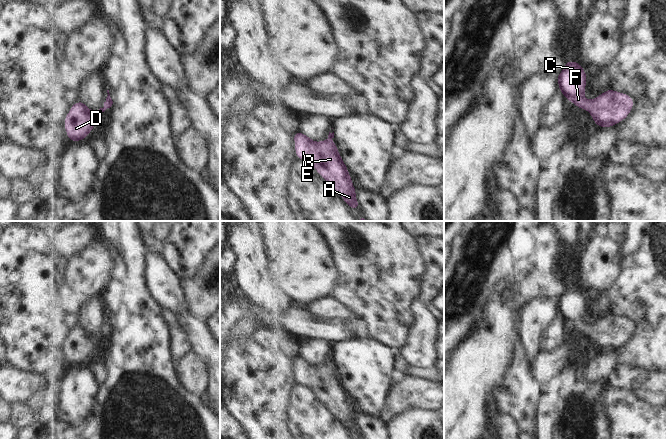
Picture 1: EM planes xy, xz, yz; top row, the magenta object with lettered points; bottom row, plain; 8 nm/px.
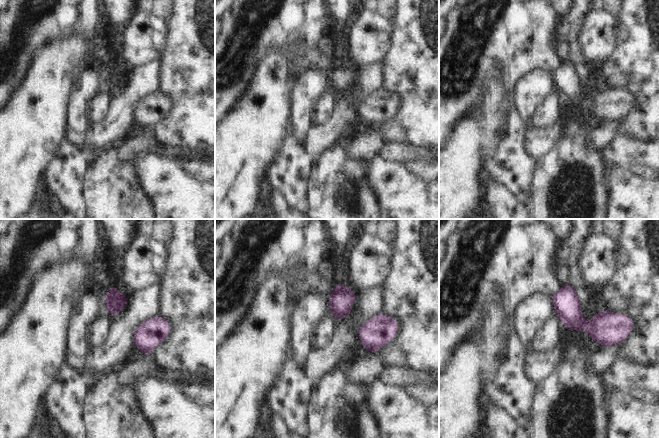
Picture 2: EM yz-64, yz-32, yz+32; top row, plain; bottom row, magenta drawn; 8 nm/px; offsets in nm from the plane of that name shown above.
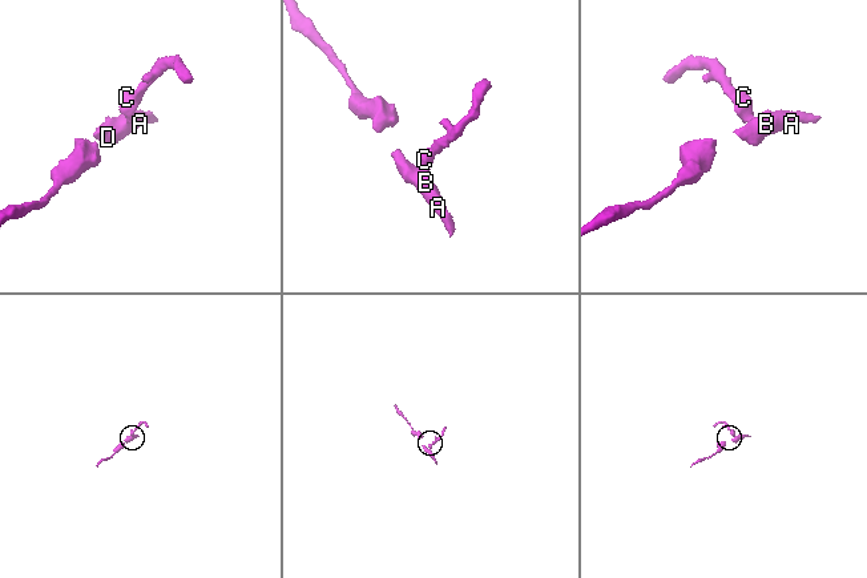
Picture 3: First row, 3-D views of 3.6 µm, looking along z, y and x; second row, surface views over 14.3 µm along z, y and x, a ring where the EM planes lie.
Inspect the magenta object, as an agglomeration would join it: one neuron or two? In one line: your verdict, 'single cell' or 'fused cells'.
single cell

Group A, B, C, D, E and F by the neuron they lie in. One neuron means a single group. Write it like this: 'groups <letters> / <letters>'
groups A B C D E F

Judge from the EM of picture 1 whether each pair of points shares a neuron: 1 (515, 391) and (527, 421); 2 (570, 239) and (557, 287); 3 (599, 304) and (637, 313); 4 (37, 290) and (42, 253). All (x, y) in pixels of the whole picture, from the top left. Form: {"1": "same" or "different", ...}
{"1": "same", "2": "different", "3": "different", "4": "same"}

